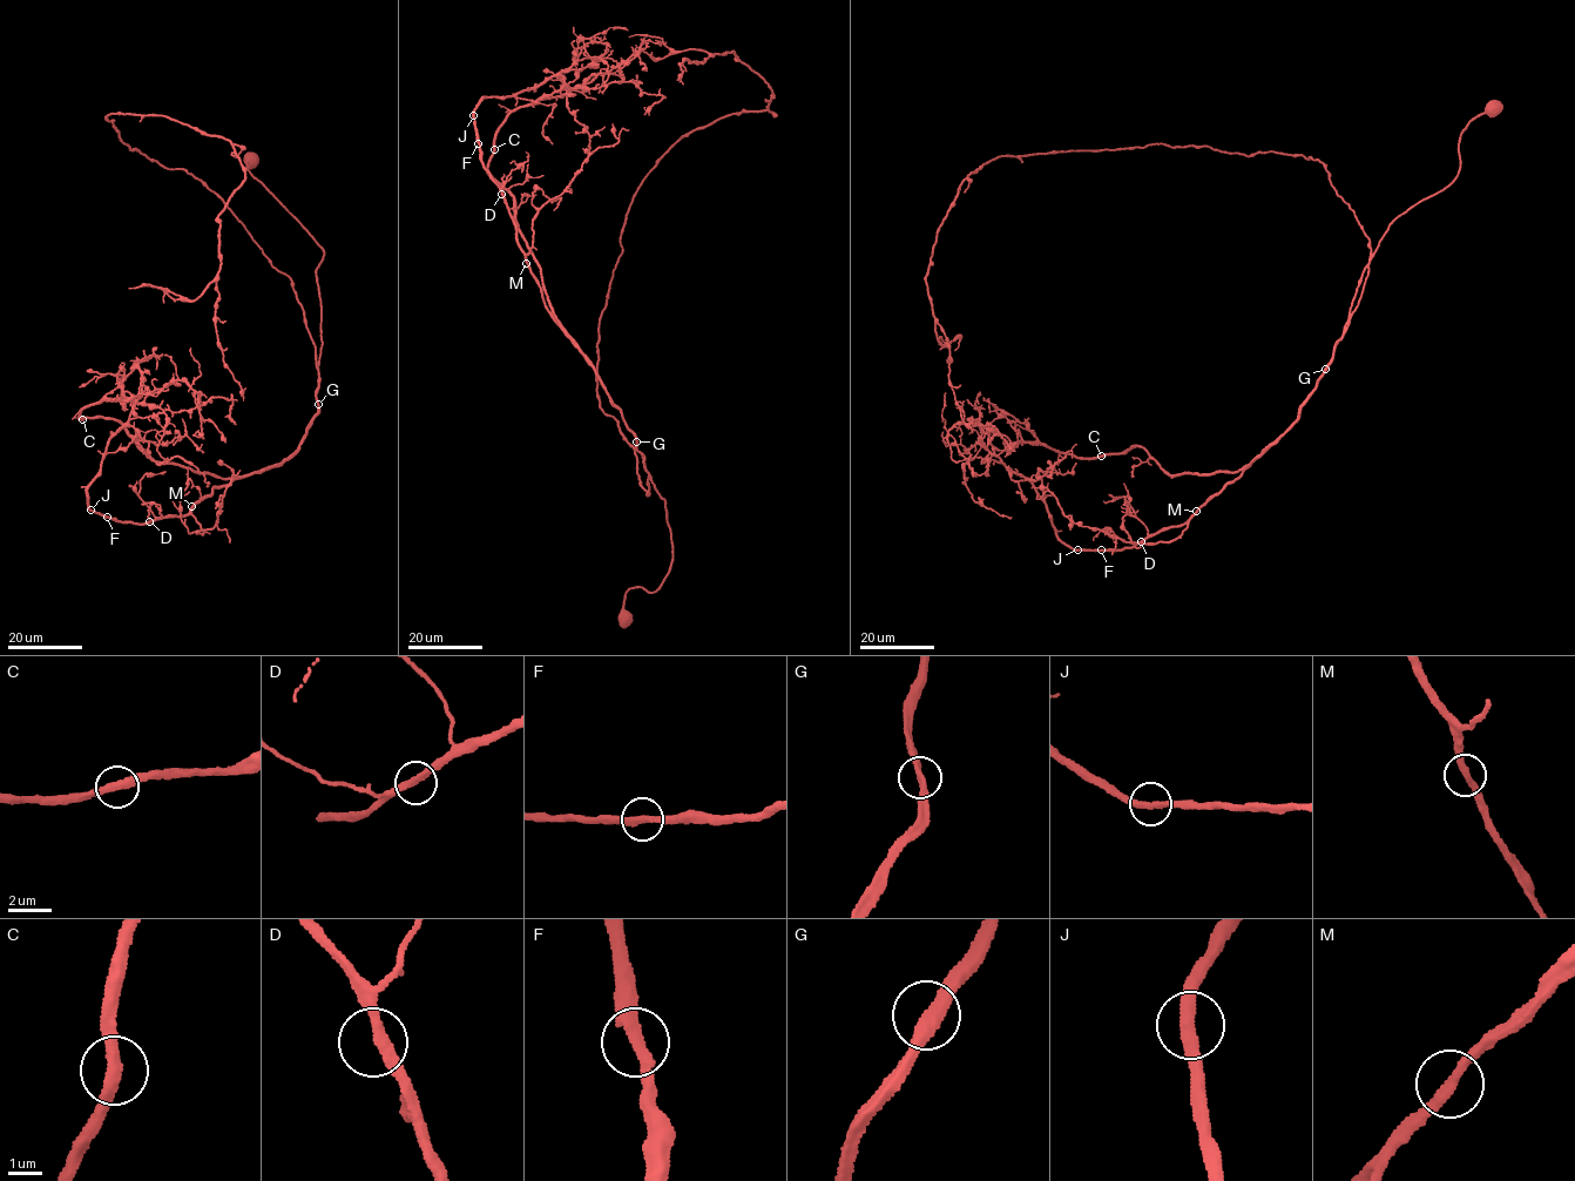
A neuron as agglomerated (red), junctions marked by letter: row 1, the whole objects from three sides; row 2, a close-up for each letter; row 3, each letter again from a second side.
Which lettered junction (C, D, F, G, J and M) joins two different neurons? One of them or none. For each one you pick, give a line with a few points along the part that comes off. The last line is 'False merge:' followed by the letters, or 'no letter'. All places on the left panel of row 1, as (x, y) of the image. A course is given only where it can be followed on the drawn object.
False merge: no letter

